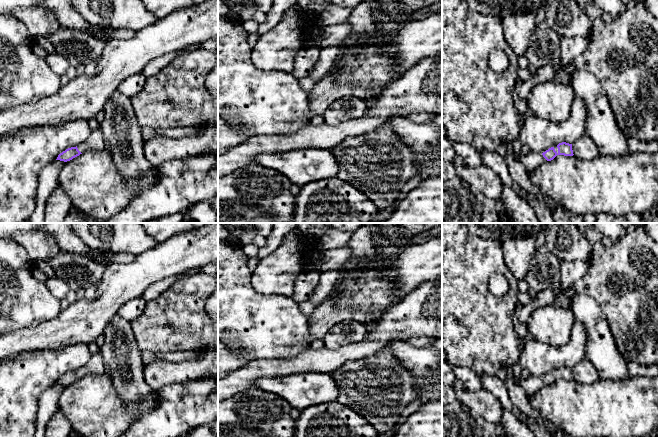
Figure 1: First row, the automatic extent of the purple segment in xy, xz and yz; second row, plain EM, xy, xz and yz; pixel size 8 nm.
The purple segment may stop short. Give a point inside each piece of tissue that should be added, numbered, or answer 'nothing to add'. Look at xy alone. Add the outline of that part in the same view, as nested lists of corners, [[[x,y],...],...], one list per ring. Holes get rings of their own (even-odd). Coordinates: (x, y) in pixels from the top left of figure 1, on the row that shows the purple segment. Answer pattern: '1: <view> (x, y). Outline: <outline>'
1: xy (95, 141). Outline: [[[100,128],[93,131],[84,142],[77,146],[77,148],[81,153],[105,149],[105,143]]]

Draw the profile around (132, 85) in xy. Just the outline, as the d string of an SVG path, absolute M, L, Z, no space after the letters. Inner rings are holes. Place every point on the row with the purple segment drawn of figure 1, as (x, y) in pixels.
M142 73L131 75L120 83L117 90L123 95L132 98L144 87L146 77Z

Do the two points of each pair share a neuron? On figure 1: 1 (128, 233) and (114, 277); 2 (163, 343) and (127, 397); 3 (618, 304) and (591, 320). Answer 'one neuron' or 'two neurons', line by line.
1: two neurons
2: two neurons
3: two neurons

